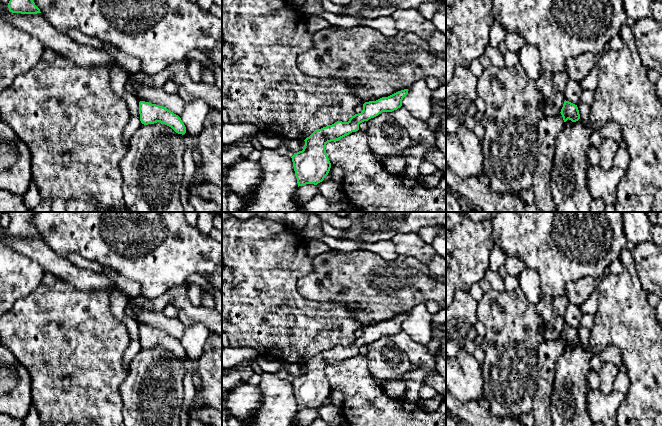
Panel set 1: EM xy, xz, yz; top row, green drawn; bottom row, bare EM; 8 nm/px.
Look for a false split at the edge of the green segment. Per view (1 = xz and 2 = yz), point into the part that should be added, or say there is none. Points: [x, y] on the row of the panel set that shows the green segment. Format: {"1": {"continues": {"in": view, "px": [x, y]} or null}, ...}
{"1": {"continues": null}, "2": {"continues": null}}

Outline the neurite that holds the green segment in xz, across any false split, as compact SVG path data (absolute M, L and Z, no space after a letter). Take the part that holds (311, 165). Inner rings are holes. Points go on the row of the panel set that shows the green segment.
M404 89L388 97L365 102L362 112L352 116L348 122L337 121L332 125L315 130L304 140L303 150L294 153L291 157L298 187L306 184L317 185L328 175L331 168L325 149L328 142L337 141L358 131L360 123L368 121L382 112L397 110L402 106L402 100L407 94L408 89Z

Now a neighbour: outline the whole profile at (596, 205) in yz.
M593 198L589 204L591 212L604 212L605 206L606 204L600 198Z

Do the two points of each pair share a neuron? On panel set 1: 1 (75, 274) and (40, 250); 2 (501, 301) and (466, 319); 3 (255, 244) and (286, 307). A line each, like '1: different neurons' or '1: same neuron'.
1: same neuron
2: different neurons
3: same neuron

